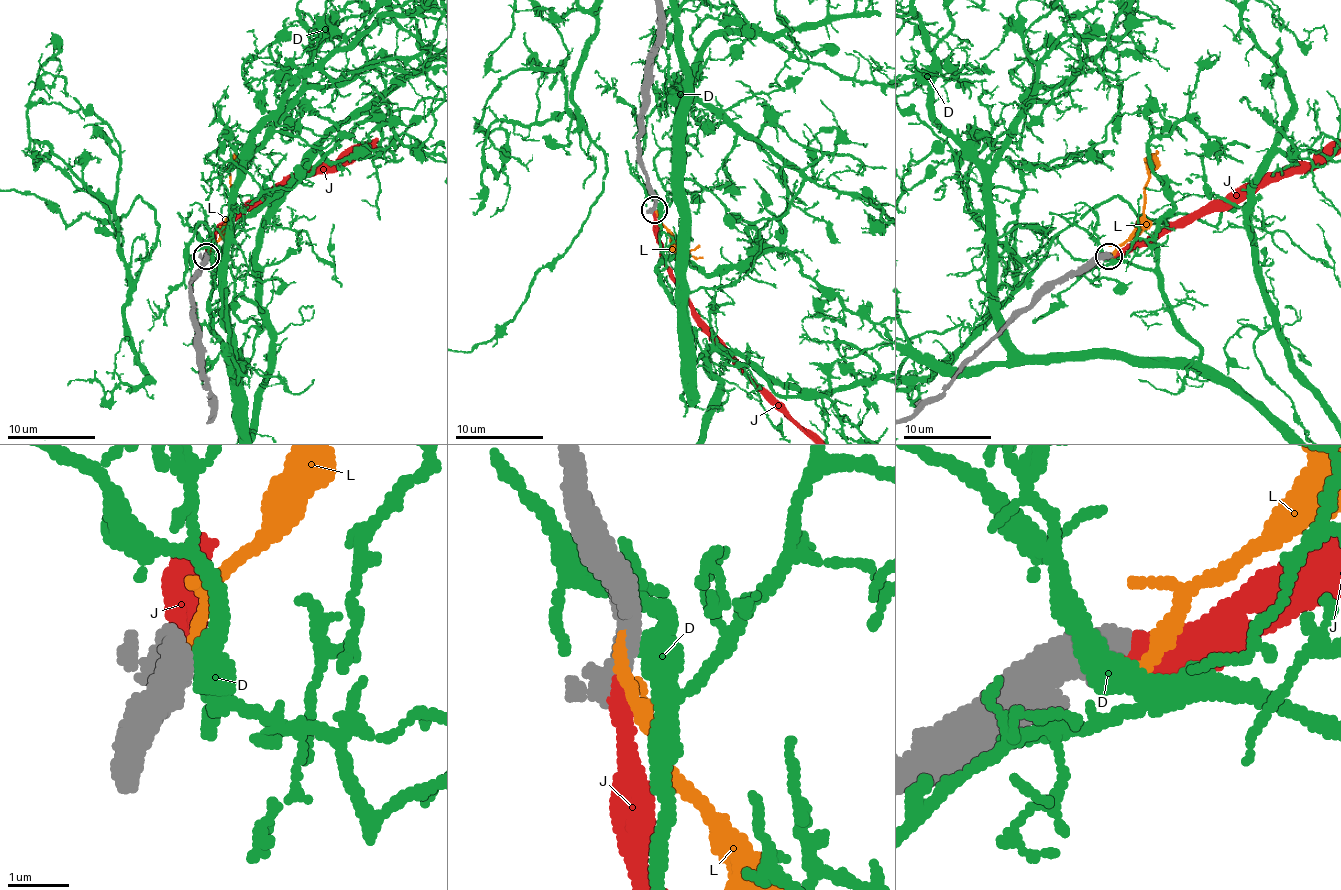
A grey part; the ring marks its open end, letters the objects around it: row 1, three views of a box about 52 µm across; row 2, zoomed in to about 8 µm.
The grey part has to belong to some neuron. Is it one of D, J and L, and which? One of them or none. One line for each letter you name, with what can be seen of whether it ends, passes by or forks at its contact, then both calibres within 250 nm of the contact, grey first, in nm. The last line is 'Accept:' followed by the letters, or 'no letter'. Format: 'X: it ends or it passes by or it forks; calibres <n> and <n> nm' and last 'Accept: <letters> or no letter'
J: it ends; calibres 550 and 480 nm
Accept: J

